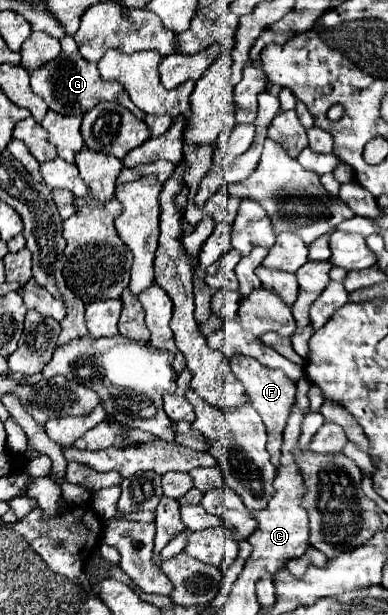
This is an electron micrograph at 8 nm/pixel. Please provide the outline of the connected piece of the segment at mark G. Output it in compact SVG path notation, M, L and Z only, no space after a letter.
M62 53L54 61L48 61L30 77L30 81L32 81L32 91L40 95L52 111L62 115L78 115L78 111L86 113L88 109L98 105L98 101L116 101L118 95L124 91L124 87L116 81L100 81L96 63L78 59L76 53L70 55Z

